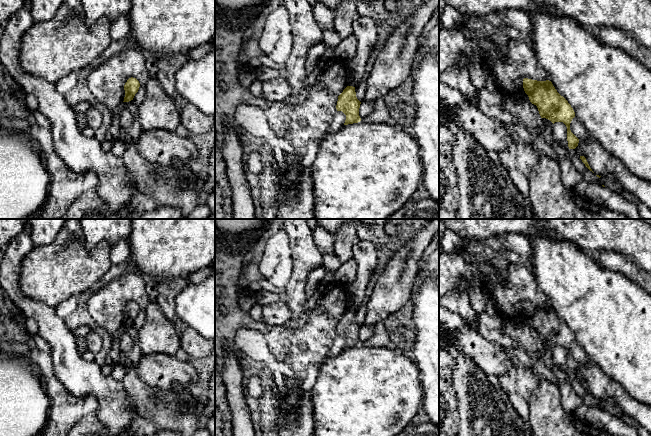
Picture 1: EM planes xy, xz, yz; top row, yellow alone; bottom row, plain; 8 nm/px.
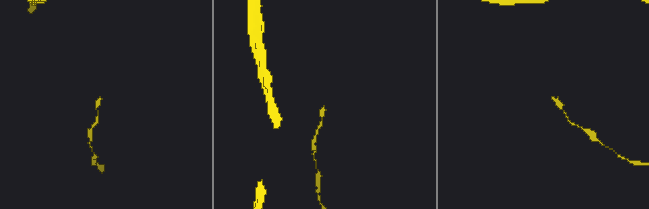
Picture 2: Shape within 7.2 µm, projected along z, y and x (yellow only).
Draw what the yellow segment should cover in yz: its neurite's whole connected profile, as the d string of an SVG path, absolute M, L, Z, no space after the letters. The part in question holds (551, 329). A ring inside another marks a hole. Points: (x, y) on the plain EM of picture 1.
M524 302L523 312L530 326L537 330L541 342L546 342L553 348L563 346L566 349L568 371L575 373L579 363L570 354L575 336L568 325L557 316L552 306Z

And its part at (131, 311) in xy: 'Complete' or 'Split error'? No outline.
Complete

